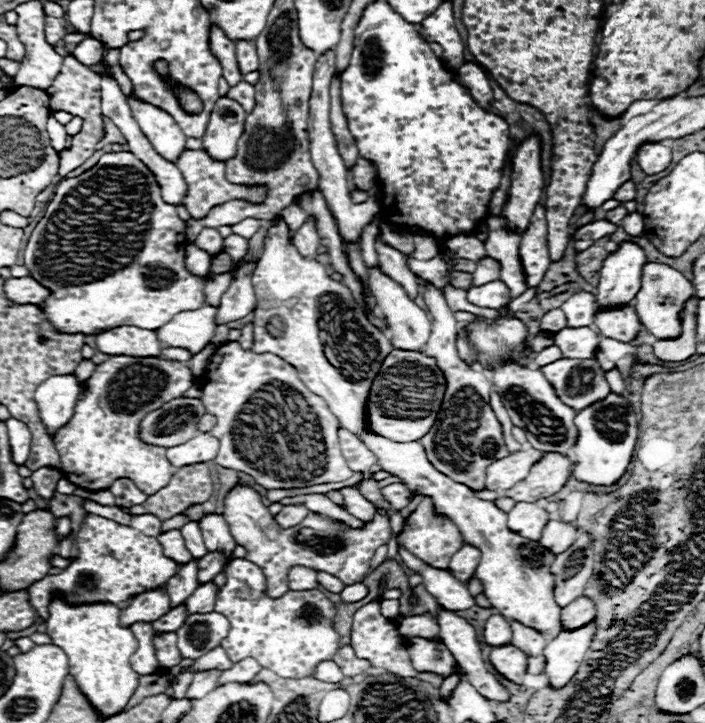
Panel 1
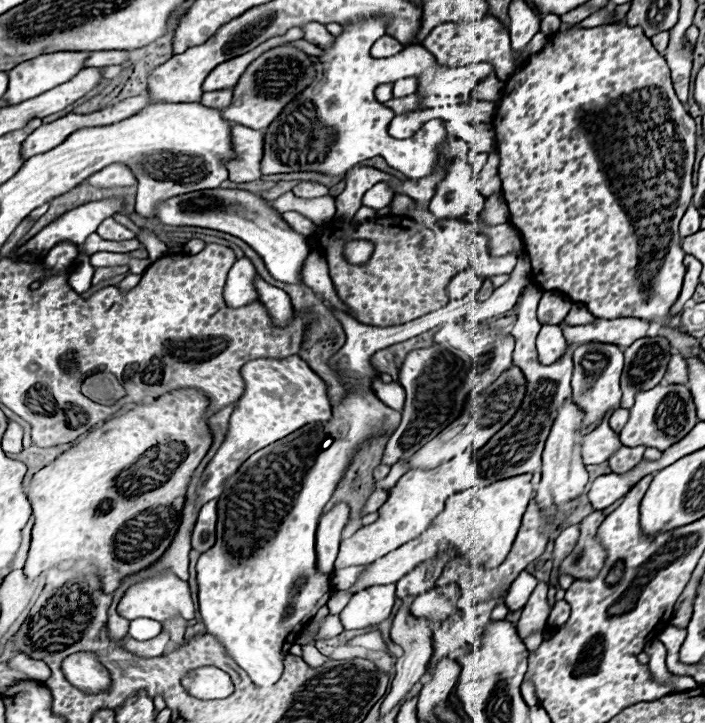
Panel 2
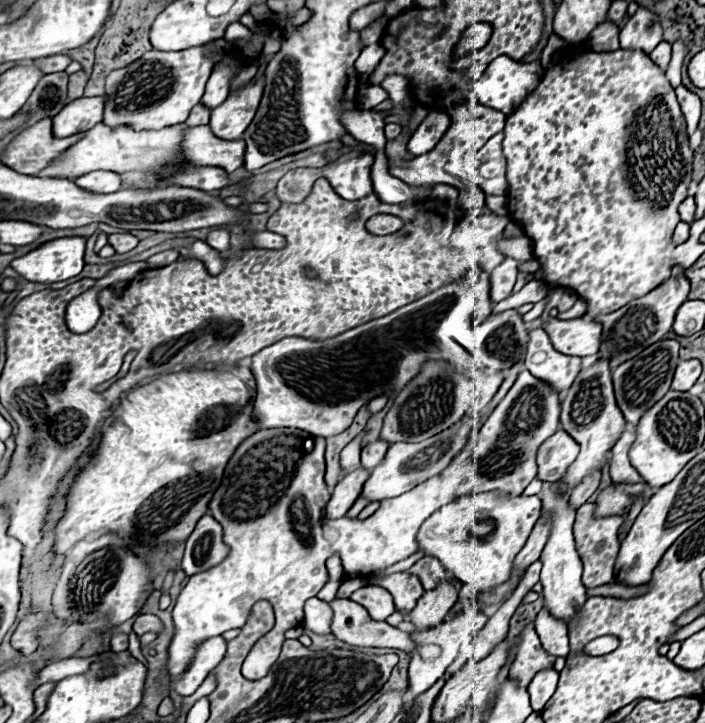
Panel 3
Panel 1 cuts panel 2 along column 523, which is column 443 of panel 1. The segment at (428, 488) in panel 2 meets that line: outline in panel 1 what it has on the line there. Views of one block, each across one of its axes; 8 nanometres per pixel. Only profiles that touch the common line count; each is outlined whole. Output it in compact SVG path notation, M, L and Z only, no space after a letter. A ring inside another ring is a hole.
M426 284L424 300L426 300L430 314L434 316L434 322L432 322L430 340L426 342L422 352L426 356L436 358L438 366L442 368L442 372L448 380L448 388L446 388L446 396L444 396L442 408L440 408L442 412L438 412L438 420L434 422L430 432L420 440L420 444L424 446L428 460L434 464L436 470L444 472L448 478L452 478L456 482L468 484L468 488L472 488L472 490L484 490L486 488L486 484L484 484L486 468L492 462L502 460L510 454L504 444L502 426L490 408L490 386L492 384L488 382L488 378L484 374L470 370L458 358L456 340L458 340L460 324L454 320L452 312L448 310L448 306L444 302L444 294L440 290L436 290L432 284Z

